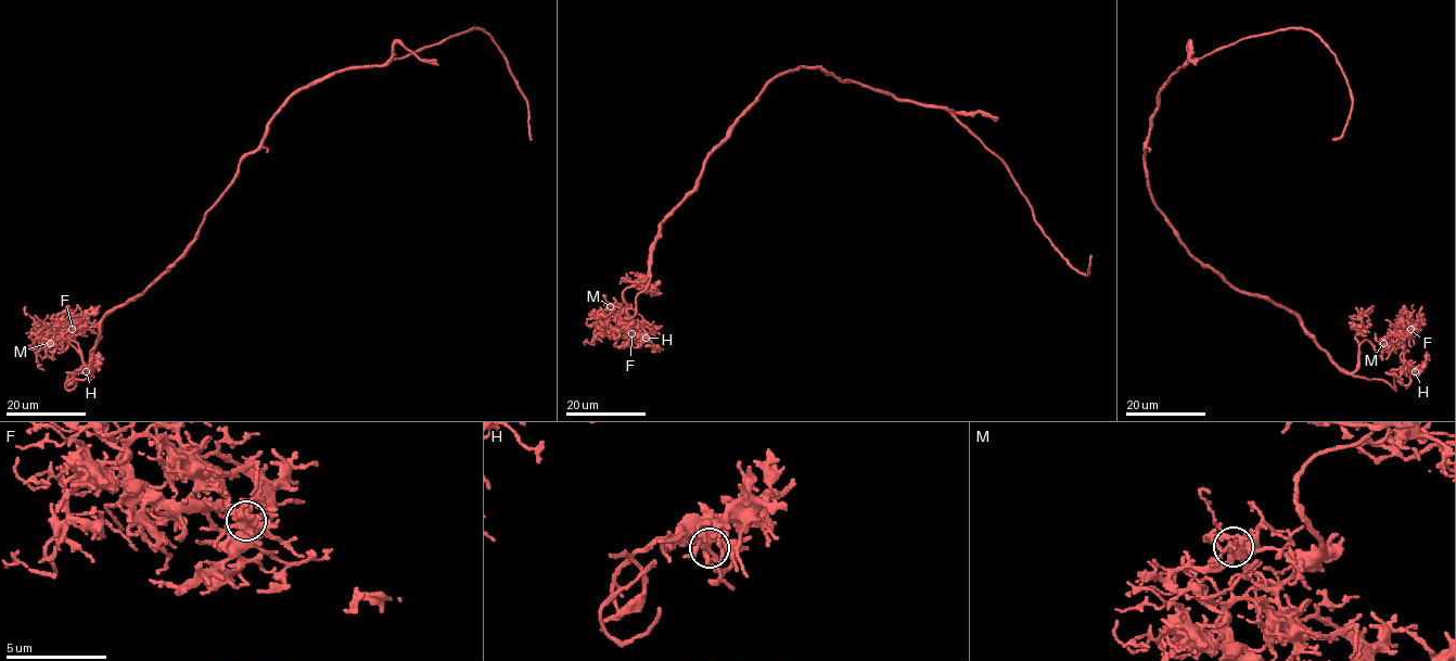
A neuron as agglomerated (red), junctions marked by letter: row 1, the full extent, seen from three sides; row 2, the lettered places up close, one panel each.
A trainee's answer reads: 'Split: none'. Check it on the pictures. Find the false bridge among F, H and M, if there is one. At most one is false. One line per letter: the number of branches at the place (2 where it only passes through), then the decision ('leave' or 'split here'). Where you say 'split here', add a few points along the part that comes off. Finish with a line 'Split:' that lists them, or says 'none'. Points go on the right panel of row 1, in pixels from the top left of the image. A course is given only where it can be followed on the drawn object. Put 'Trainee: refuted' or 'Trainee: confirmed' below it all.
F: branches 5; leave
H: branches 5; leave
M: branches 5; leave
Split: none
Trainee: confirmed

